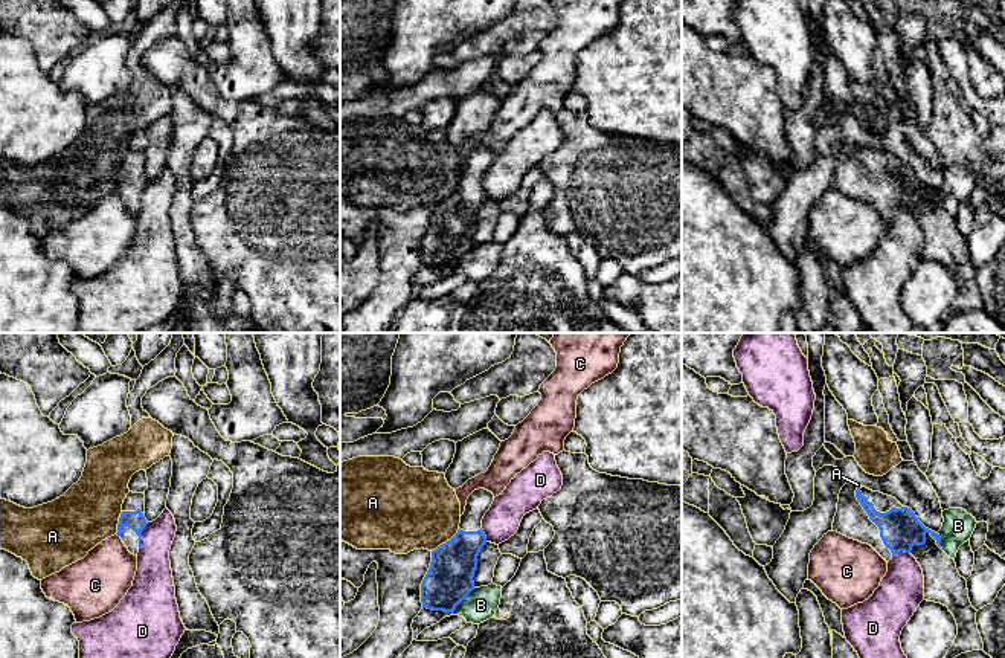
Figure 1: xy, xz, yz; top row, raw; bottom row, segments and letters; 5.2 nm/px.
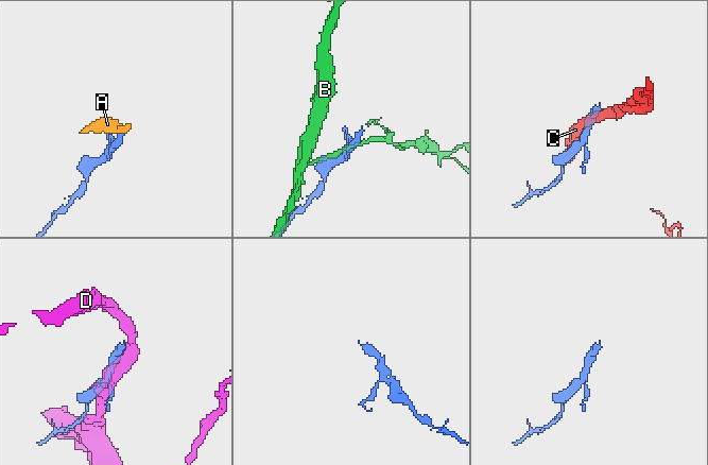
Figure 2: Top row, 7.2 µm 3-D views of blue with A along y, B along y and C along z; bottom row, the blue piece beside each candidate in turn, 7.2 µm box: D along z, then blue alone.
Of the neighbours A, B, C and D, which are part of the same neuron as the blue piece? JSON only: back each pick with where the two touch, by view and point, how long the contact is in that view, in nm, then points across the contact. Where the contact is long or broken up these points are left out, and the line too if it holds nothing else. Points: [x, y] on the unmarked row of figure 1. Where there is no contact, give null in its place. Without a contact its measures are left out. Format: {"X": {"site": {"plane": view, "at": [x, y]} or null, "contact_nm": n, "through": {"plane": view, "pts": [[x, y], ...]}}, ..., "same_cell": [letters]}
{"same_cell": []}

